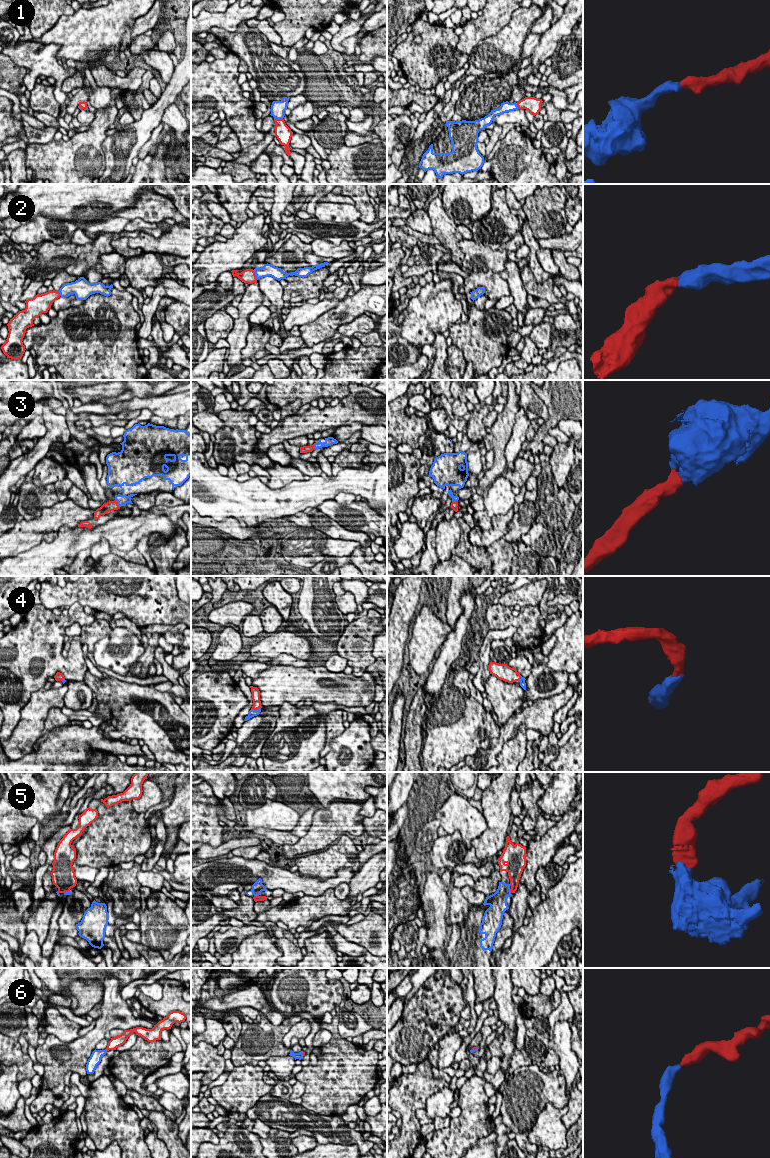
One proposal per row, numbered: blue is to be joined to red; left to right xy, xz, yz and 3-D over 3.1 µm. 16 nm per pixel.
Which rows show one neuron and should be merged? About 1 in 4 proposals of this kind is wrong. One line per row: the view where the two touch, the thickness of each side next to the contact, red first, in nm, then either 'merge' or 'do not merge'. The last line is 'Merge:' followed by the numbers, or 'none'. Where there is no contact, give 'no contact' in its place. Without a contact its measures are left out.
1: meets red in xz; 260 nm thick on the red side, 220 nm on the other; merge
2: meets red in xz; 220 nm thick on the red side, 190 nm on the other; merge
3: meets red in xy; 160 nm thick on the red side, 170 nm on the other; merge
4: meets red in xz; 130 nm thick on the red side, 120 nm on the other; merge
5: meets red in xz; 100 nm thick on the red side, 180 nm on the other; merge
6: meets red in yz; 50 nm thick on the red side, 50 nm on the other; merge
Merge: 1, 2, 3, 4, 5, 6

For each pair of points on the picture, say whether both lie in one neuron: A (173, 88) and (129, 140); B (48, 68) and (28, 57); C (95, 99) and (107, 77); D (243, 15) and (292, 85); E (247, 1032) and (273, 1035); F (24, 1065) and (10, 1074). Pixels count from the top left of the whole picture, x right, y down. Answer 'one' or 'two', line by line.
A: one
B: one
C: two
D: two
E: one
F: two

